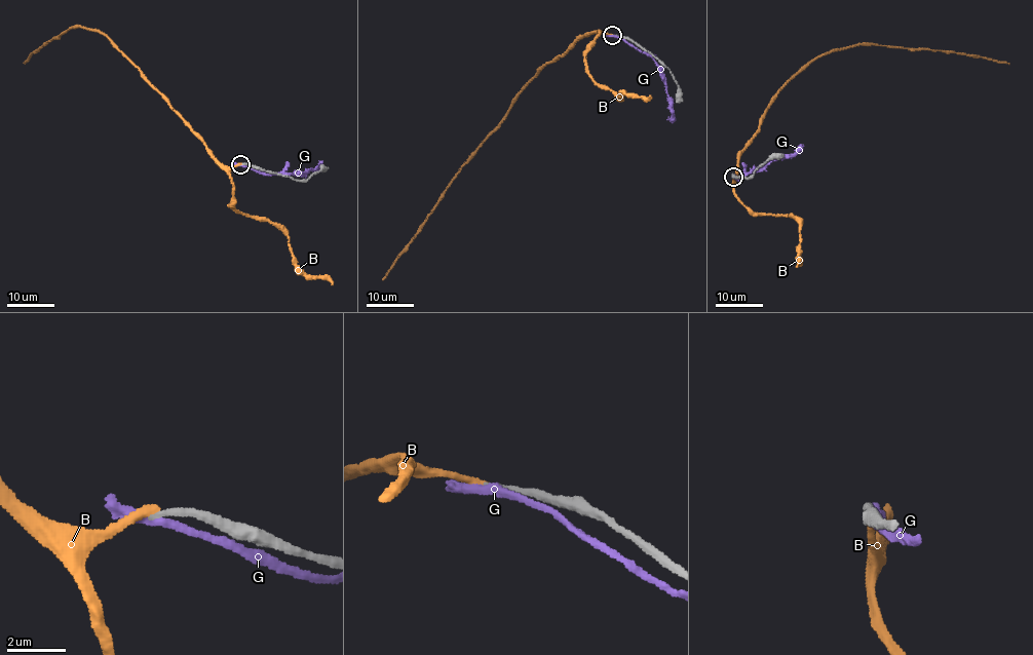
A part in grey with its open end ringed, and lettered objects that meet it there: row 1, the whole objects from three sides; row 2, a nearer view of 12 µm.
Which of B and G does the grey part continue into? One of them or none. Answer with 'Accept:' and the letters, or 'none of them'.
Accept: none of them

